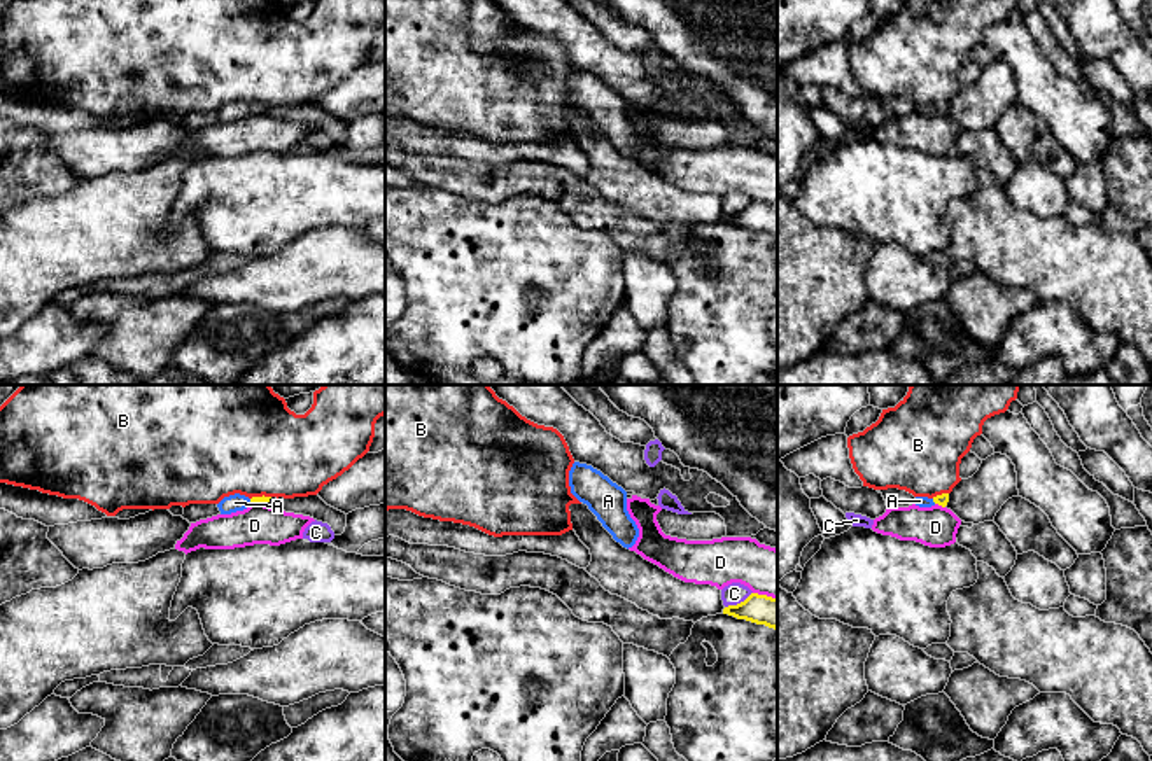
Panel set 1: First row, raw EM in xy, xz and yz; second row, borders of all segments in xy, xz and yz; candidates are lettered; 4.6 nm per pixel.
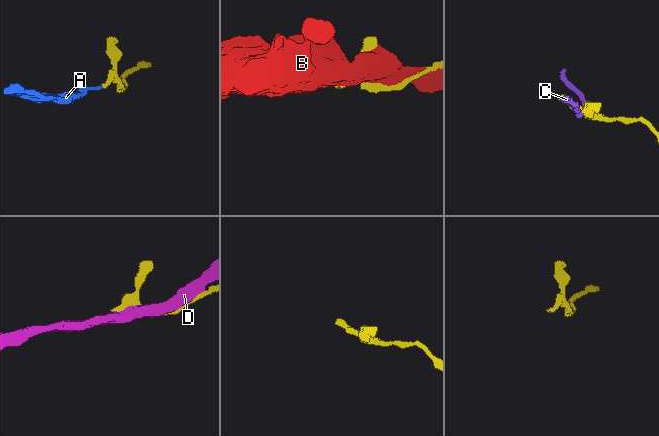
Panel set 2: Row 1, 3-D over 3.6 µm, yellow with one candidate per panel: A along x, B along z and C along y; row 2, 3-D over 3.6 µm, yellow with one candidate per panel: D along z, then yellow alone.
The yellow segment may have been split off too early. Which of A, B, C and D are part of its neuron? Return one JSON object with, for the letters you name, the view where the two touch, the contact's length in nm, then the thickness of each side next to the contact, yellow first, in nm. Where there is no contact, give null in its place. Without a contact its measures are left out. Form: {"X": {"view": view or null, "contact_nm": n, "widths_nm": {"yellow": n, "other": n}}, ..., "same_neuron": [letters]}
{"A": {"view": "yz", "contact_nm": 30, "widths_nm": {"yellow": 50, "other": 50}}, "same_neuron": ["A"]}

